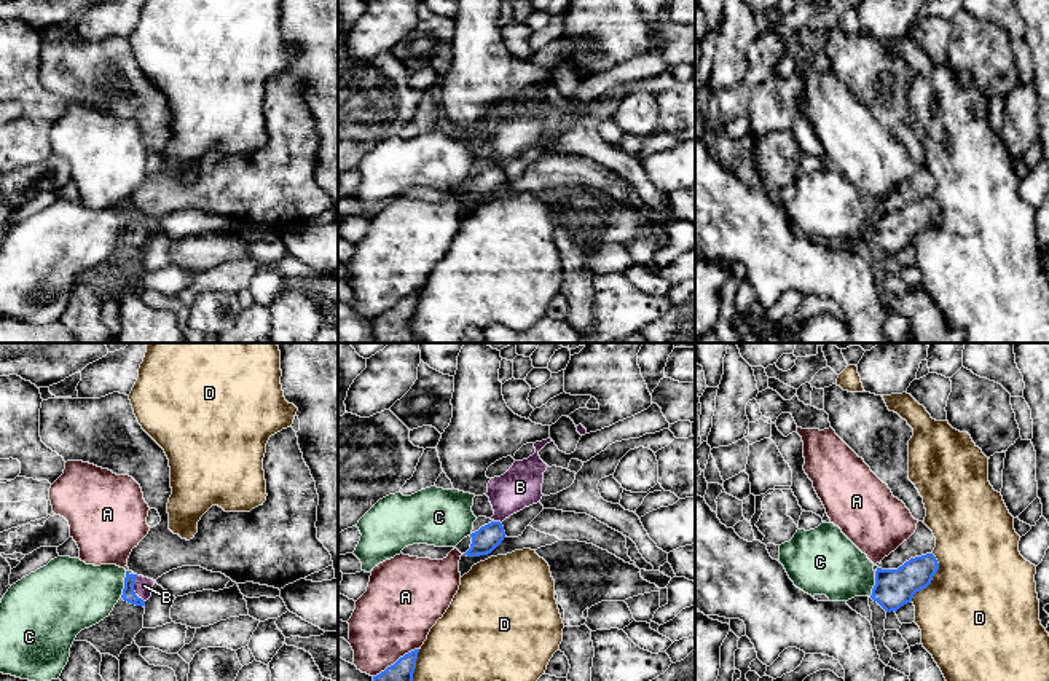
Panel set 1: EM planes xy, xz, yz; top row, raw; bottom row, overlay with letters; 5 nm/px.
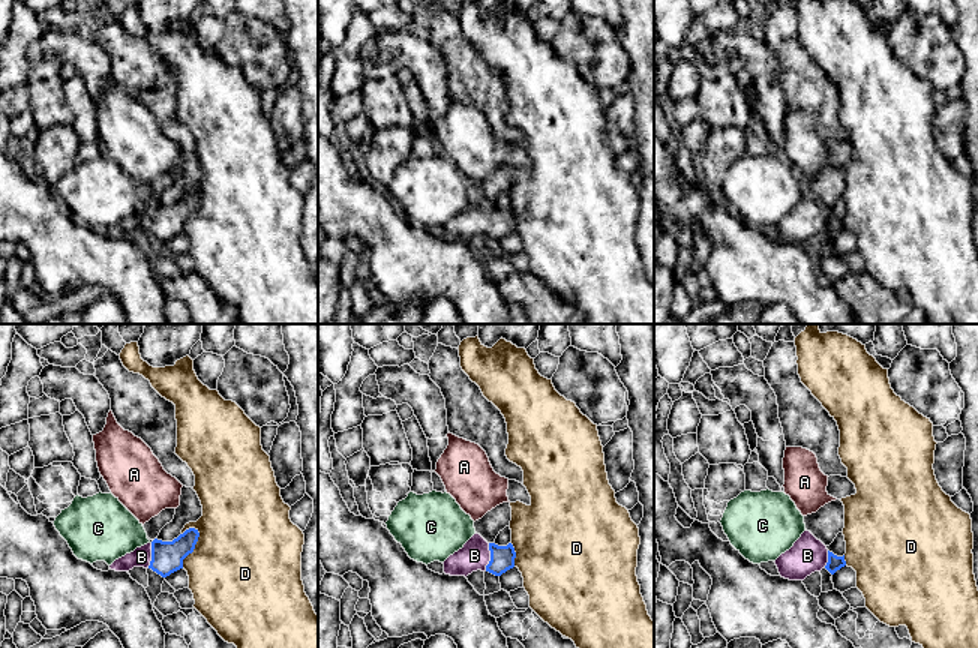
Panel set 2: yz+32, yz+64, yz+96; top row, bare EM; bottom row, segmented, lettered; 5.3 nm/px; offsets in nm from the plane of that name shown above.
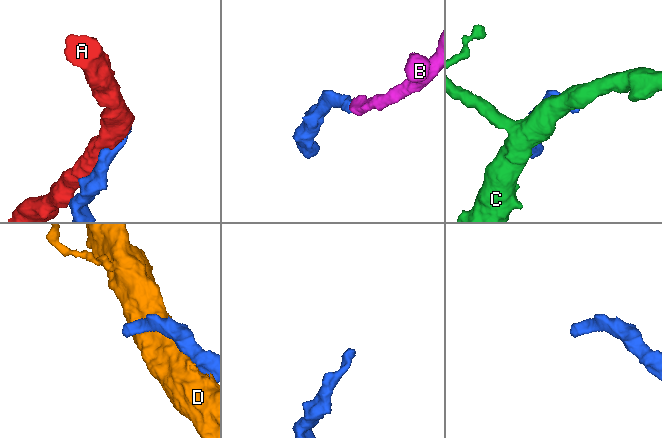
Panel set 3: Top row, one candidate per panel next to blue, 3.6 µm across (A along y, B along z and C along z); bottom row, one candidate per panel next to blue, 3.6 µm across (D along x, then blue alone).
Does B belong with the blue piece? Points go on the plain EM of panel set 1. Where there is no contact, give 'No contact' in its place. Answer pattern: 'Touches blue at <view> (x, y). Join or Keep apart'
Touches blue at xy (133, 232). Join

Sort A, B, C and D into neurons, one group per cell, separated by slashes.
A / B / C / D

